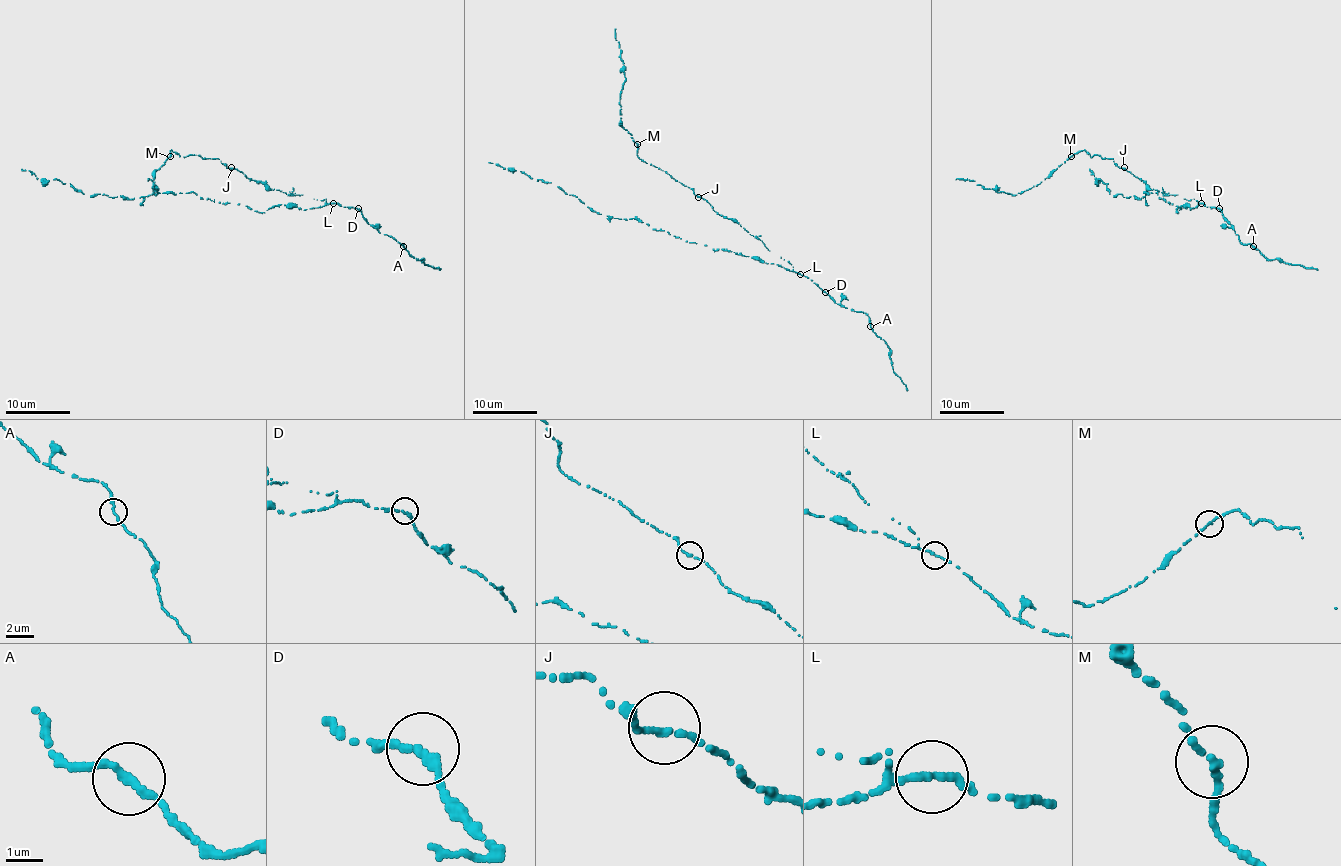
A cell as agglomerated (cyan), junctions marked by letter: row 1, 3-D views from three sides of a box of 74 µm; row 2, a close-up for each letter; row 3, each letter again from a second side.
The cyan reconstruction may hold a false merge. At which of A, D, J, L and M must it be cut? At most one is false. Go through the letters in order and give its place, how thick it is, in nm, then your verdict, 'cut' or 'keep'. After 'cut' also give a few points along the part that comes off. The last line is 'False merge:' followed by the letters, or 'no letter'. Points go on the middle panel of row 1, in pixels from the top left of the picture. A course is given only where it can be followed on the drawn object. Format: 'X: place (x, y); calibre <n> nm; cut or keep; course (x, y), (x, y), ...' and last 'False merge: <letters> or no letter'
A: place (870, 326); calibre 240 nm; keep
D: place (825, 292); calibre 200 nm; keep
J: place (698, 197); calibre 180 nm; keep
L: place (800, 274); calibre 200 nm; keep
M: place (637, 144); calibre 200 nm; keep
False merge: no letter

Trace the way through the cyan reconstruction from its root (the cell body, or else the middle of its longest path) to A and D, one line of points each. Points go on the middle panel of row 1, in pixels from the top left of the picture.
A: (792, 271), (807, 276), (836, 303), (867, 315), (870, 326)
D: (792, 271), (807, 276), (825, 292)

